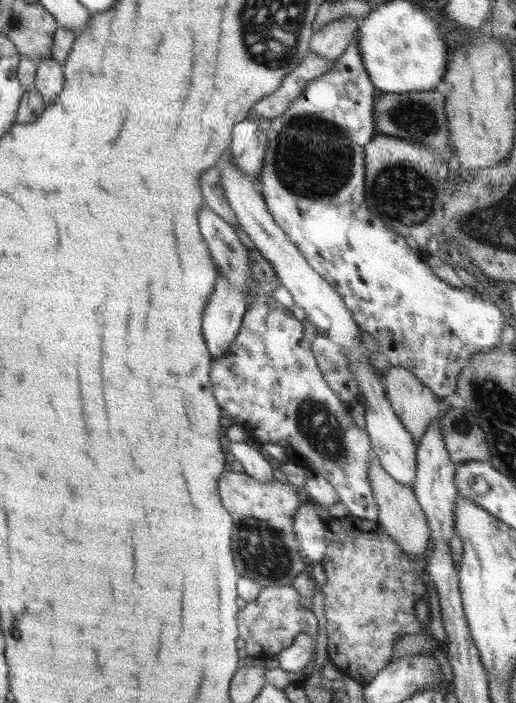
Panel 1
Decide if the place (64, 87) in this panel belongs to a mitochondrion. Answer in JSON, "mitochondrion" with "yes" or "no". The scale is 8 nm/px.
{"mitochondrion":"no"}

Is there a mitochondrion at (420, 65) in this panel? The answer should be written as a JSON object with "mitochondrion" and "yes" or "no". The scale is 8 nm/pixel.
{"mitochondrion":"no"}

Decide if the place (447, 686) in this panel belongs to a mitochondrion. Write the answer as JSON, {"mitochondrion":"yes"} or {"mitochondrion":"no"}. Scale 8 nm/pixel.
{"mitochondrion":"no"}

